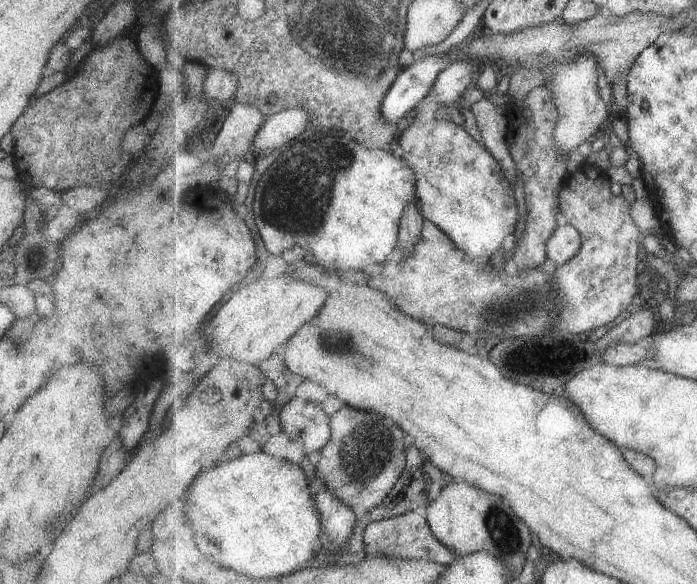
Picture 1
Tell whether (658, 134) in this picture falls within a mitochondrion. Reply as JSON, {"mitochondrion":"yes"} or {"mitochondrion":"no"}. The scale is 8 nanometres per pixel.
{"mitochondrion":"no"}

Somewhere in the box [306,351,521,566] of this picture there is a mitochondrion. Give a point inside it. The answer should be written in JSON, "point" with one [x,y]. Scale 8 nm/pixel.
{"point":[365,450]}

